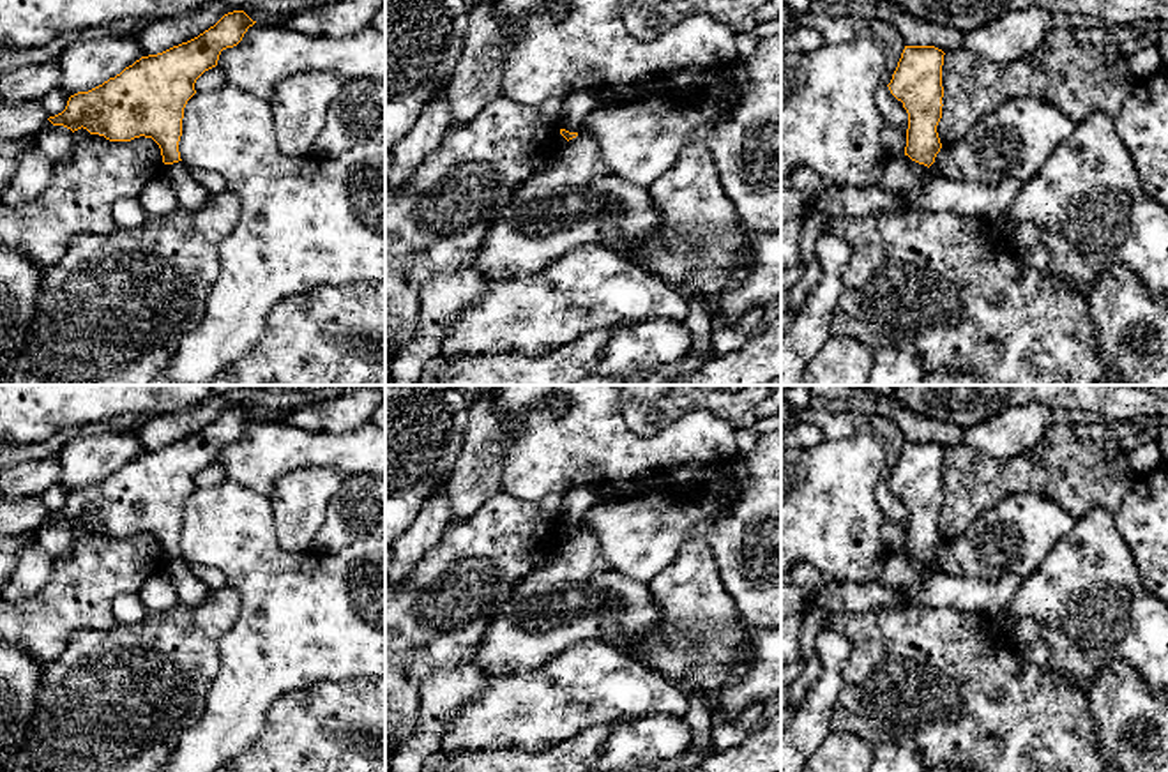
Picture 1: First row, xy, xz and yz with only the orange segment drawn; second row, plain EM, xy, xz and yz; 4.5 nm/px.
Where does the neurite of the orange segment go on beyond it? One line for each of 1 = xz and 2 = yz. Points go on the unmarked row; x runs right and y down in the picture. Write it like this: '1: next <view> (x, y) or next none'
1: next none
2: next none

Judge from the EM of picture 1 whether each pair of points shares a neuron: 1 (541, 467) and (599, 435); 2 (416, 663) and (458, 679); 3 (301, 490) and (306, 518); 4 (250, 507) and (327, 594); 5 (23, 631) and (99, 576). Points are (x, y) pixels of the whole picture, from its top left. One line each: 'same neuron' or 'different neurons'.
1: same neuron
2: different neurons
3: same neuron
4: same neuron
5: same neuron

